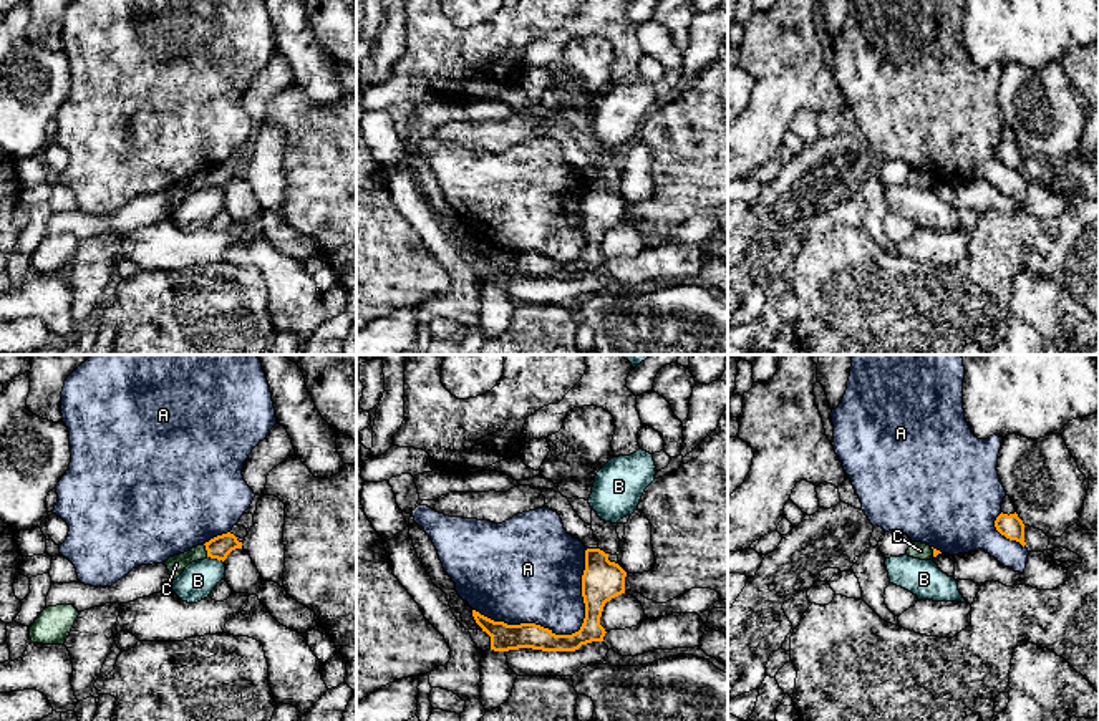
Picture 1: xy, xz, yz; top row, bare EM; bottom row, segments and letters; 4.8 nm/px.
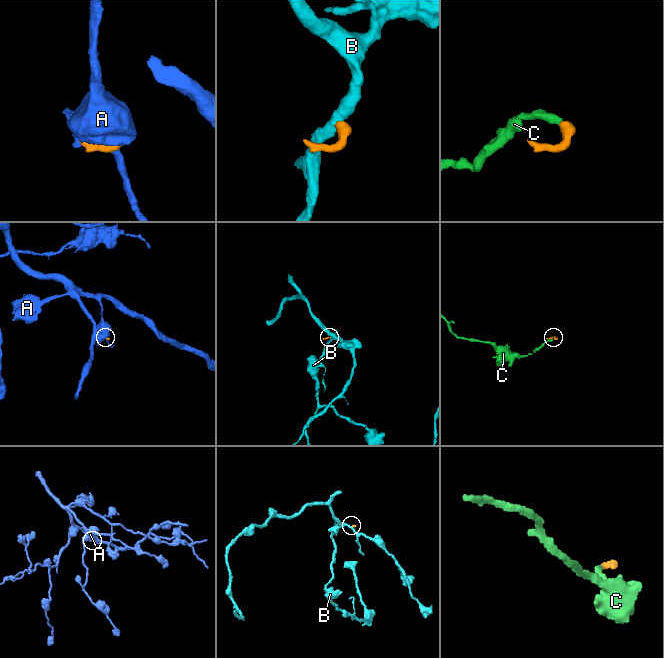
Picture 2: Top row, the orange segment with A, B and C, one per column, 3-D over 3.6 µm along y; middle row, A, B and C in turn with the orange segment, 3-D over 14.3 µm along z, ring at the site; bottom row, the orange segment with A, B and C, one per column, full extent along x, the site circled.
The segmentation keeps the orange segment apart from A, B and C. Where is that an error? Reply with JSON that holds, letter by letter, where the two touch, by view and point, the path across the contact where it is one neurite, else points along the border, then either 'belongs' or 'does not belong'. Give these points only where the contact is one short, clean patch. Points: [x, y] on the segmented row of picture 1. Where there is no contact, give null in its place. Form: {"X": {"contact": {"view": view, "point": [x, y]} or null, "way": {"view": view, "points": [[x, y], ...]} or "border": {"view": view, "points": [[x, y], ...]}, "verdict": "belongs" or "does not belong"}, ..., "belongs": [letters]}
{"A": {"contact": {"view": "xz", "point": [566, 635]}, "verdict": "does not belong"}, "B": {"contact": {"view": "xy", "point": [216, 557]}, "border": {"view": "xy", "points": [[208, 556], [222, 562]]}, "verdict": "does not belong"}, "C": {"contact": {"view": "xy", "point": [206, 549]}, "way": {"view": "xy", "points": [[219, 547], [206, 549], [176, 564]]}, "verdict": "belongs"}, "belongs": ["C"]}

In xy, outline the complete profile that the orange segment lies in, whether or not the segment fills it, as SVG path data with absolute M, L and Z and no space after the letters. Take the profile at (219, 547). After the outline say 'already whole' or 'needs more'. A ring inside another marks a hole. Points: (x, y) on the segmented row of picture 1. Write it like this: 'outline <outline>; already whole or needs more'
outline M227 532L211 539L202 545L192 547L184 554L169 557L164 565L169 570L171 582L174 582L189 564L204 560L207 557L224 562L227 555L235 549L242 549L242 542L239 542L234 534Z; needs more

